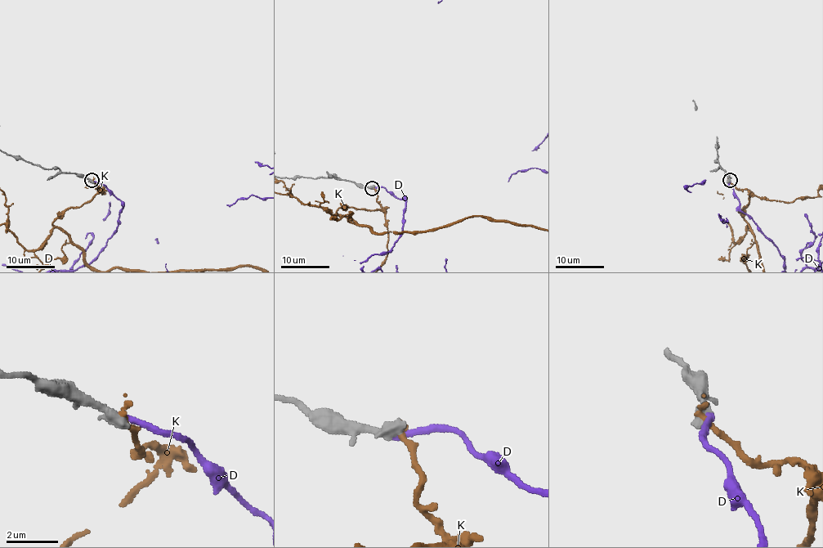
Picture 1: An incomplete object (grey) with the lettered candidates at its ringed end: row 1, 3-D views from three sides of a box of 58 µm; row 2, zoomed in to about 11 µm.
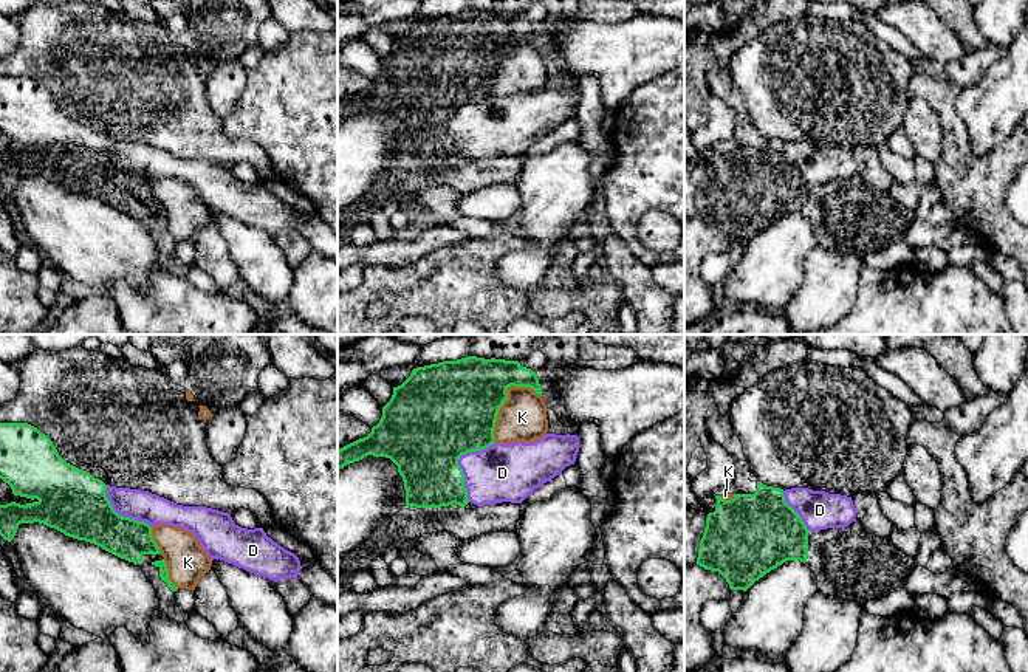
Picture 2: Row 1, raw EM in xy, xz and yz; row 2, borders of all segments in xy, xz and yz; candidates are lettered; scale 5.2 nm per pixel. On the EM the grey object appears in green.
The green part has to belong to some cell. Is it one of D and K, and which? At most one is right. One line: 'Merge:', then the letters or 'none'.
Merge: D

